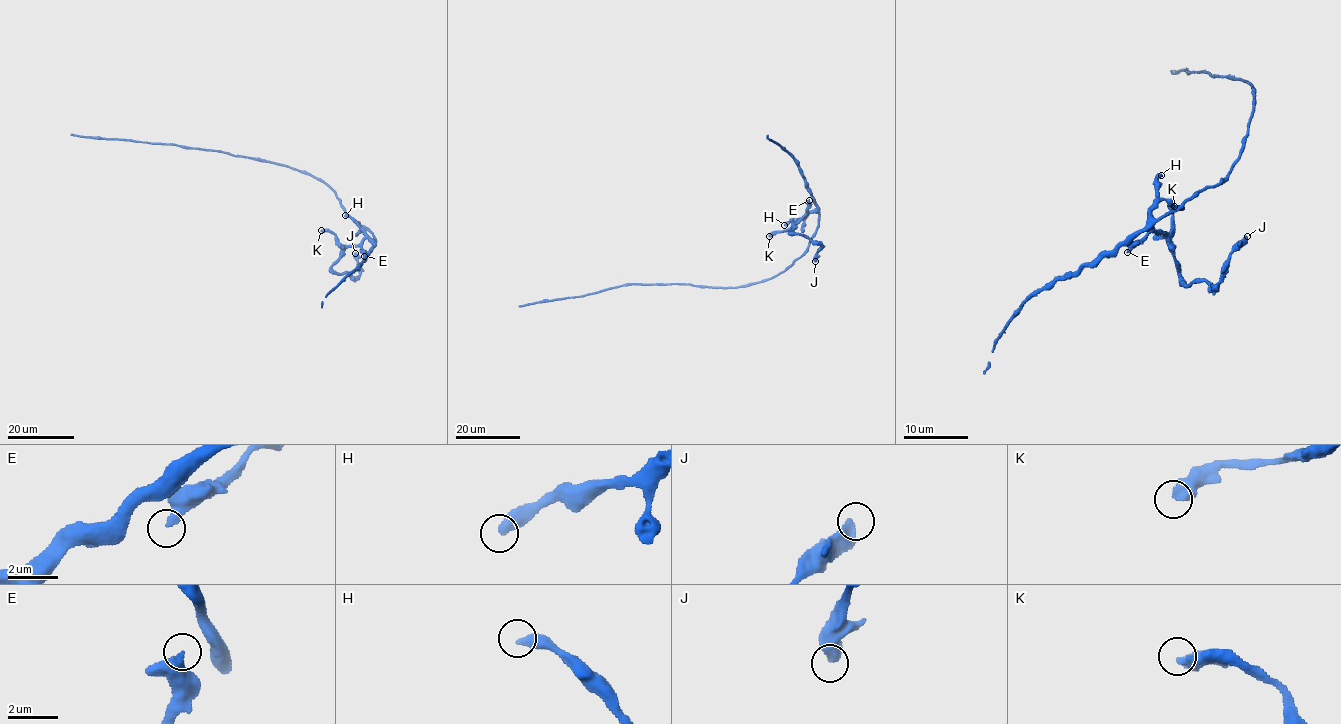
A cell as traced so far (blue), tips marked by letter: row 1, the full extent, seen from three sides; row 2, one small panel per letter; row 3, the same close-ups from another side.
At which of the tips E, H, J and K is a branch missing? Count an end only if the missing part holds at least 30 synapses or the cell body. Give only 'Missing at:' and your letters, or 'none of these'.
Missing at: none of these

